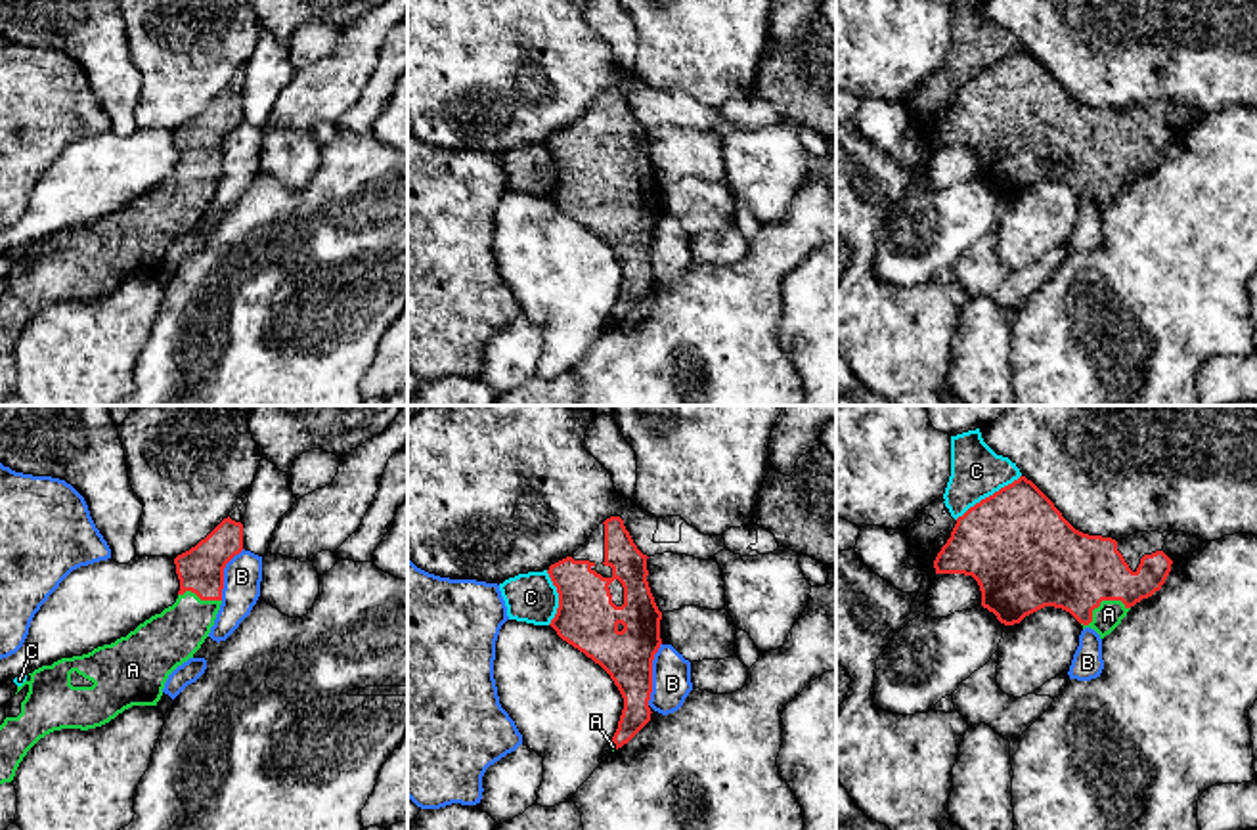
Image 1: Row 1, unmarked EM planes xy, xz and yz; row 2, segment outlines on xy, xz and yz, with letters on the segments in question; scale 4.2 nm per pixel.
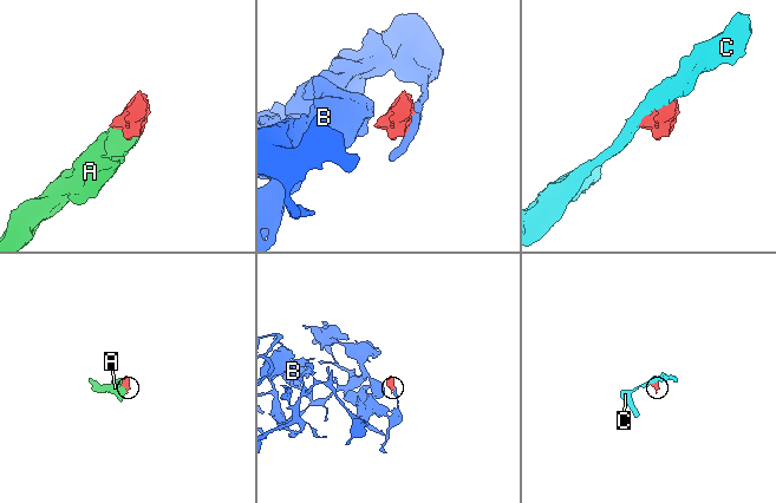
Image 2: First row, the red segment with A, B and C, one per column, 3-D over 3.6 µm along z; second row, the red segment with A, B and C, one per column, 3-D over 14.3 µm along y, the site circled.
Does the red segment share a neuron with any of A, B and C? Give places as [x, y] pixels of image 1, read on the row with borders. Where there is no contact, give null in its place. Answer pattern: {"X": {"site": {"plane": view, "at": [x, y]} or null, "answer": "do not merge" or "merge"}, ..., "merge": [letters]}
{"A": {"site": {"plane": "yz", "at": [1101, 601]}, "answer": "merge"}, "B": {"site": {"plane": "xz", "at": [651, 674]}, "answer": "do not merge"}, "C": {"site": {"plane": "yz", "at": [990, 496]}, "answer": "do not merge"}, "merge": ["A"]}

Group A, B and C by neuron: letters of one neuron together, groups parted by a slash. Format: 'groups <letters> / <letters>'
groups A / B / C

